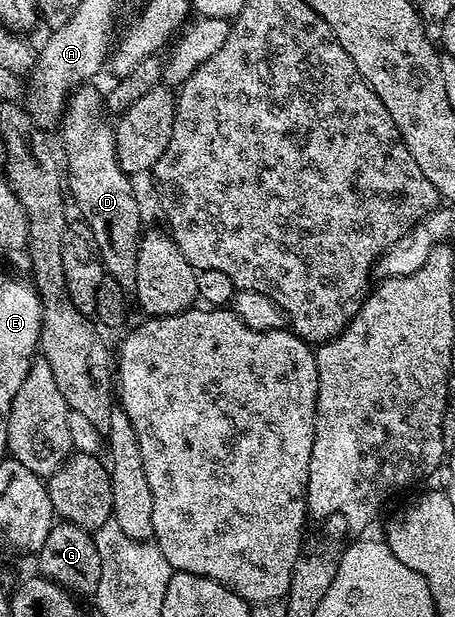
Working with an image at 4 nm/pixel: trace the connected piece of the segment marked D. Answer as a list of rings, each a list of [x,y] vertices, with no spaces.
[[[93,84],[78,86],[69,95],[69,100],[65,103],[65,113],[59,123],[59,130],[65,133],[63,162],[67,167],[67,190],[71,195],[72,205],[74,202],[81,213],[78,215],[91,228],[91,236],[95,236],[95,244],[99,248],[106,275],[114,277],[124,291],[133,292],[143,233],[141,206],[137,203],[136,192],[133,191],[134,179],[125,174],[116,159],[115,126],[112,121],[108,122],[102,91],[97,91],[95,87]]]

